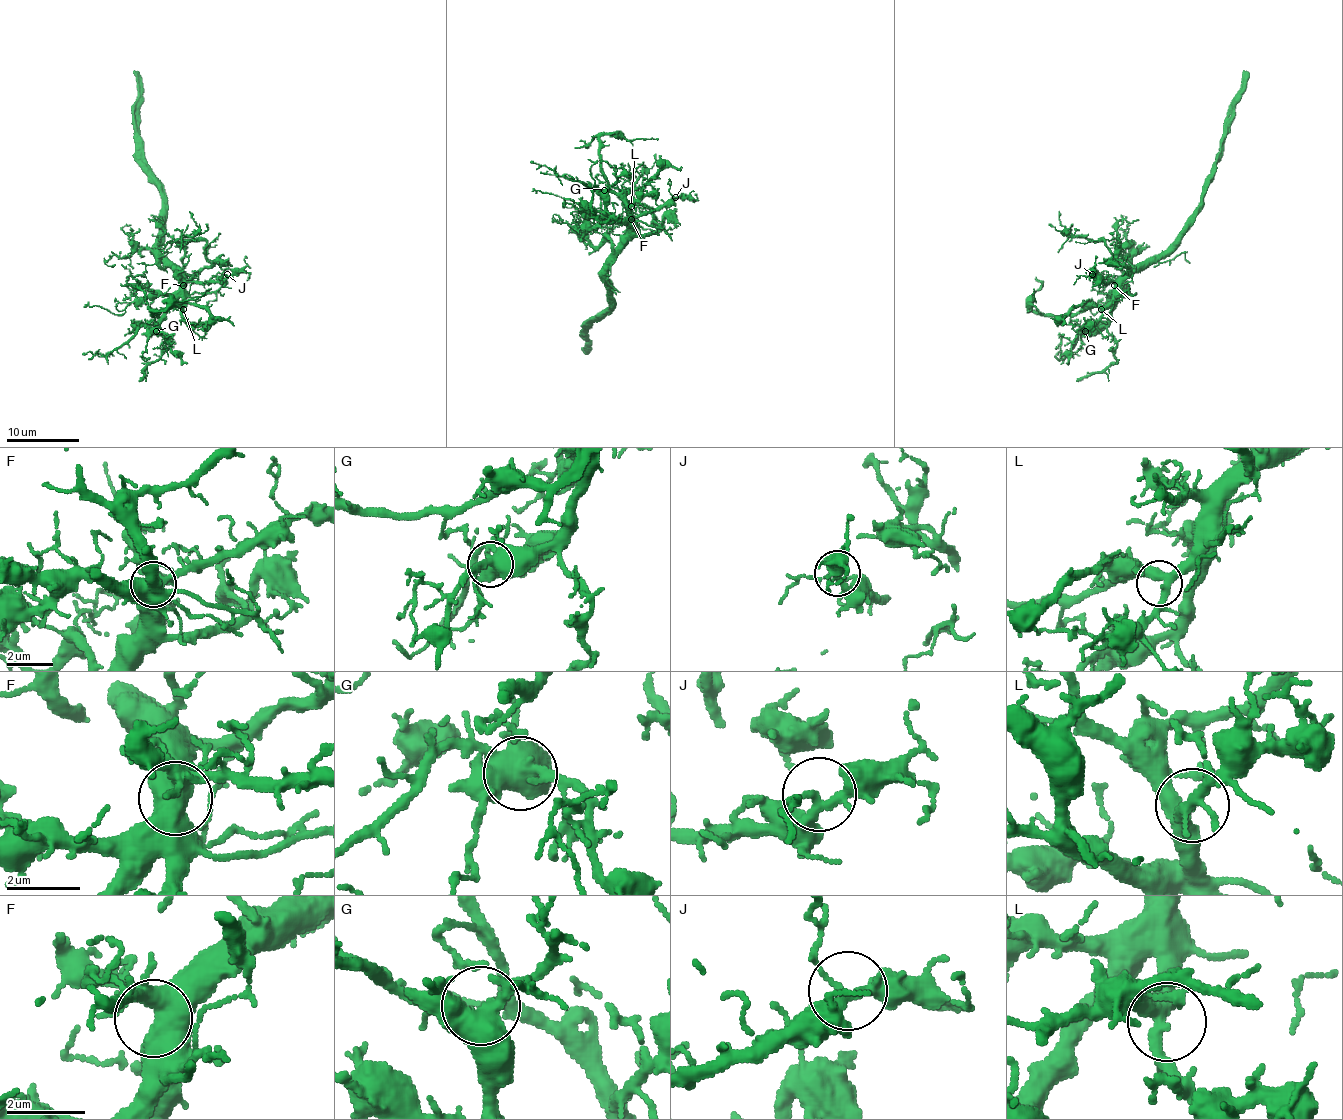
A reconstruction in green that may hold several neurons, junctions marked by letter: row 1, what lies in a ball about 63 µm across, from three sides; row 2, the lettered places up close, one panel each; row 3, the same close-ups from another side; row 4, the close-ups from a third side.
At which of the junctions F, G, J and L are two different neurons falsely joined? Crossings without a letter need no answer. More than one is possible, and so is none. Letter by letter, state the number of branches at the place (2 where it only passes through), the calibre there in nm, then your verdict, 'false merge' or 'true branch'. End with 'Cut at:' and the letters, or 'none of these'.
F: branches 6; calibre 550 nm; true branch
G: branches 5; calibre 440 nm; true branch
J: branches 3; calibre 200 nm; true branch
L: branches 4; calibre 320 nm; true branch
Cut at: none of these

